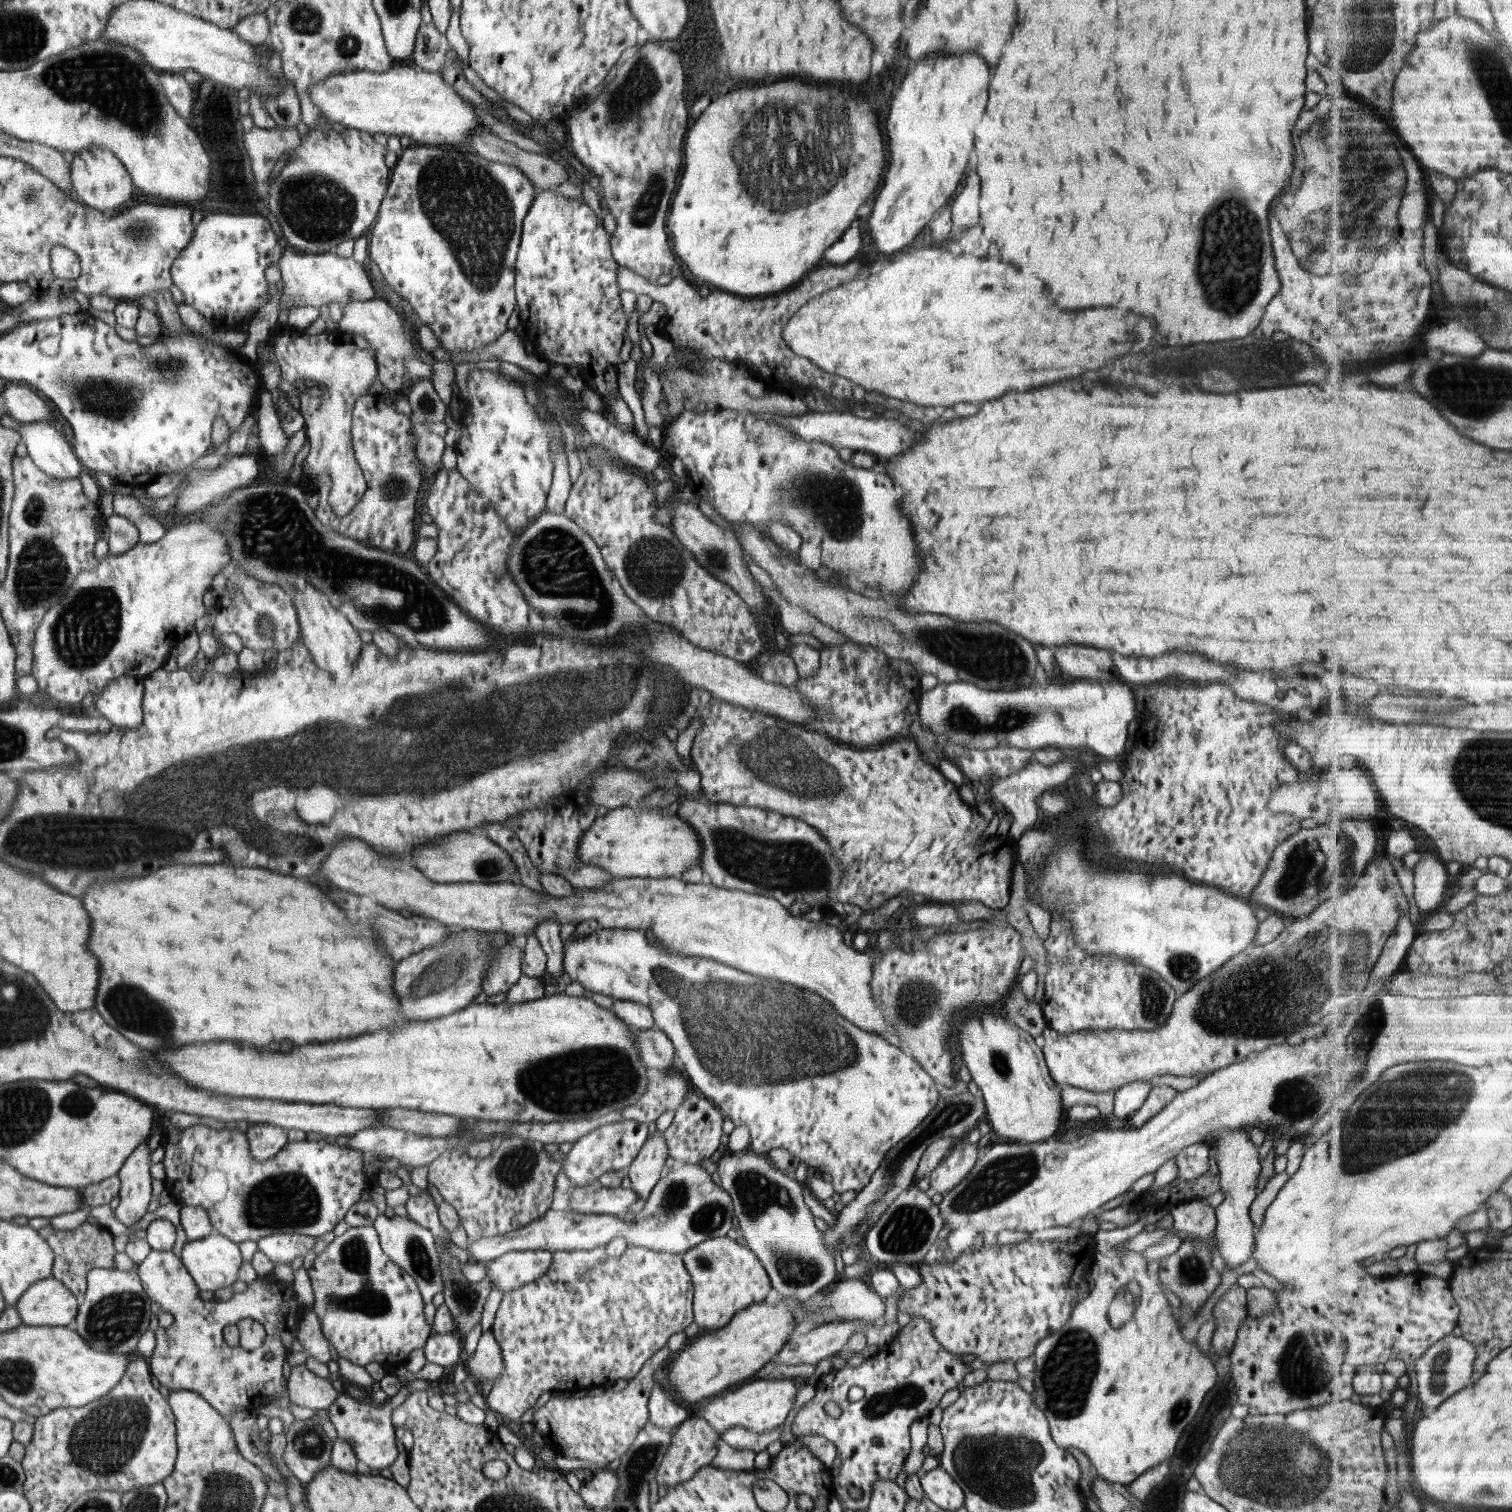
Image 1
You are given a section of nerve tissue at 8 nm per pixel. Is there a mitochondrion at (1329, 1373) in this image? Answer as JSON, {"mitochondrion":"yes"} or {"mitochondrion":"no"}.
{"mitochondrion":"yes"}

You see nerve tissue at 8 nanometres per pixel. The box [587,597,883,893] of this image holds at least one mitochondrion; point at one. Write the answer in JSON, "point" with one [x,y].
{"point":[783,760]}

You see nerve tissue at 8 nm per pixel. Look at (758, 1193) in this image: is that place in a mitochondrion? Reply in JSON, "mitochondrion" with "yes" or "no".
{"mitochondrion":"yes"}

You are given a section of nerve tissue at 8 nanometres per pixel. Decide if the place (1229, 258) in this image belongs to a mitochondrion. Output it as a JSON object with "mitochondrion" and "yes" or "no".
{"mitochondrion":"yes"}

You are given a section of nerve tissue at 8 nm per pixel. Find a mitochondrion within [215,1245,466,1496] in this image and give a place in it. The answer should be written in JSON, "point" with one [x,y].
{"point":[309,1442]}

